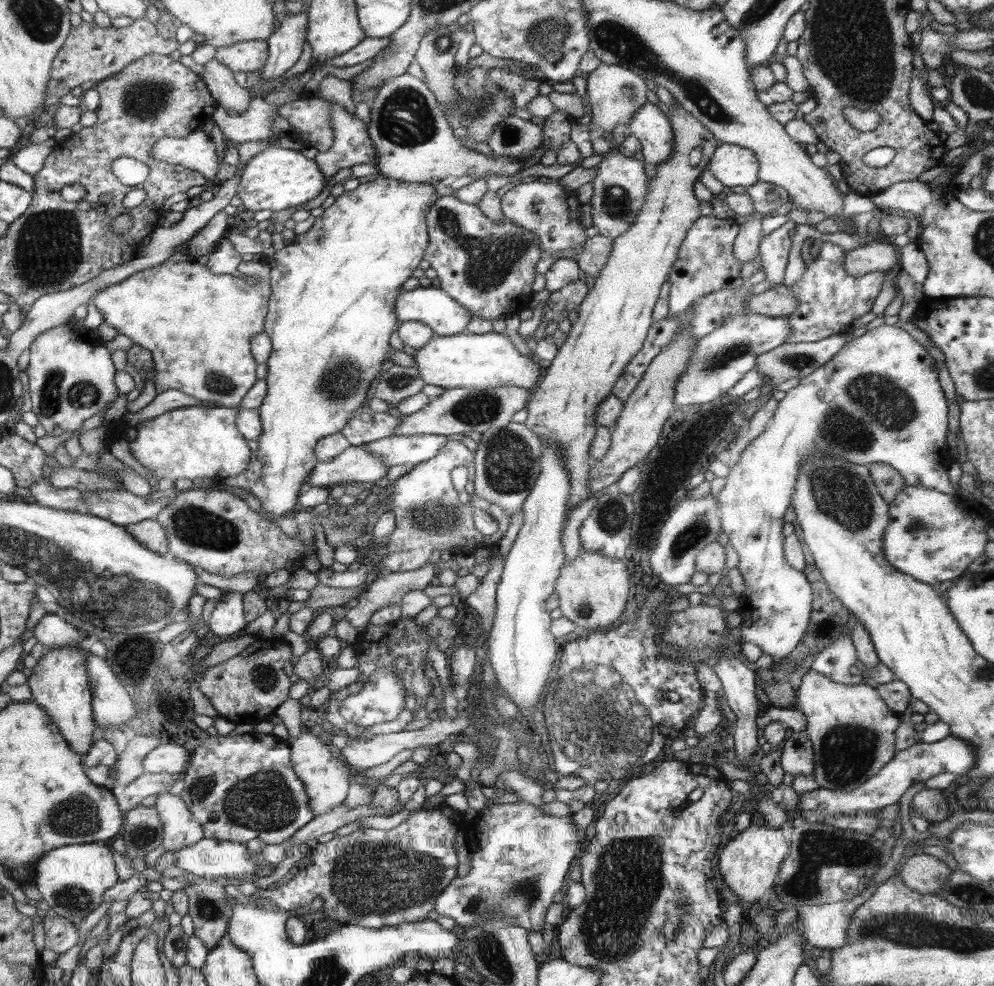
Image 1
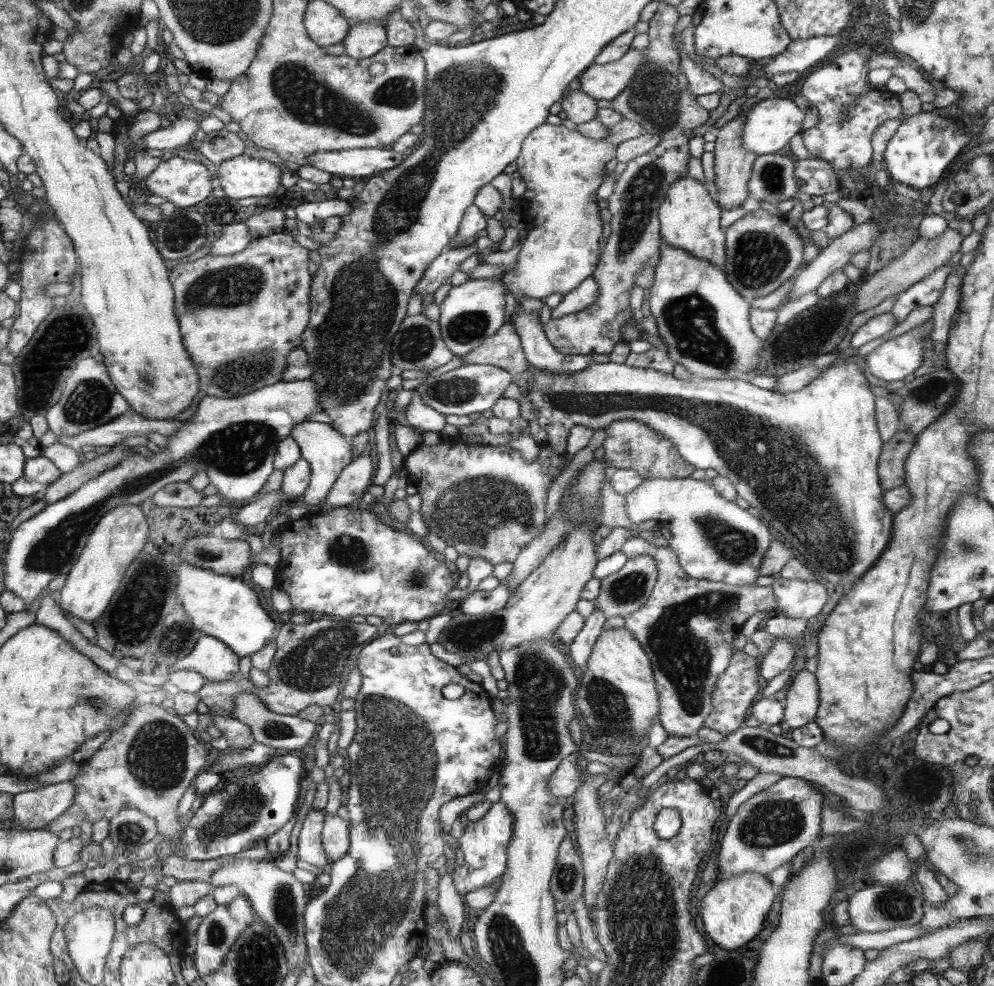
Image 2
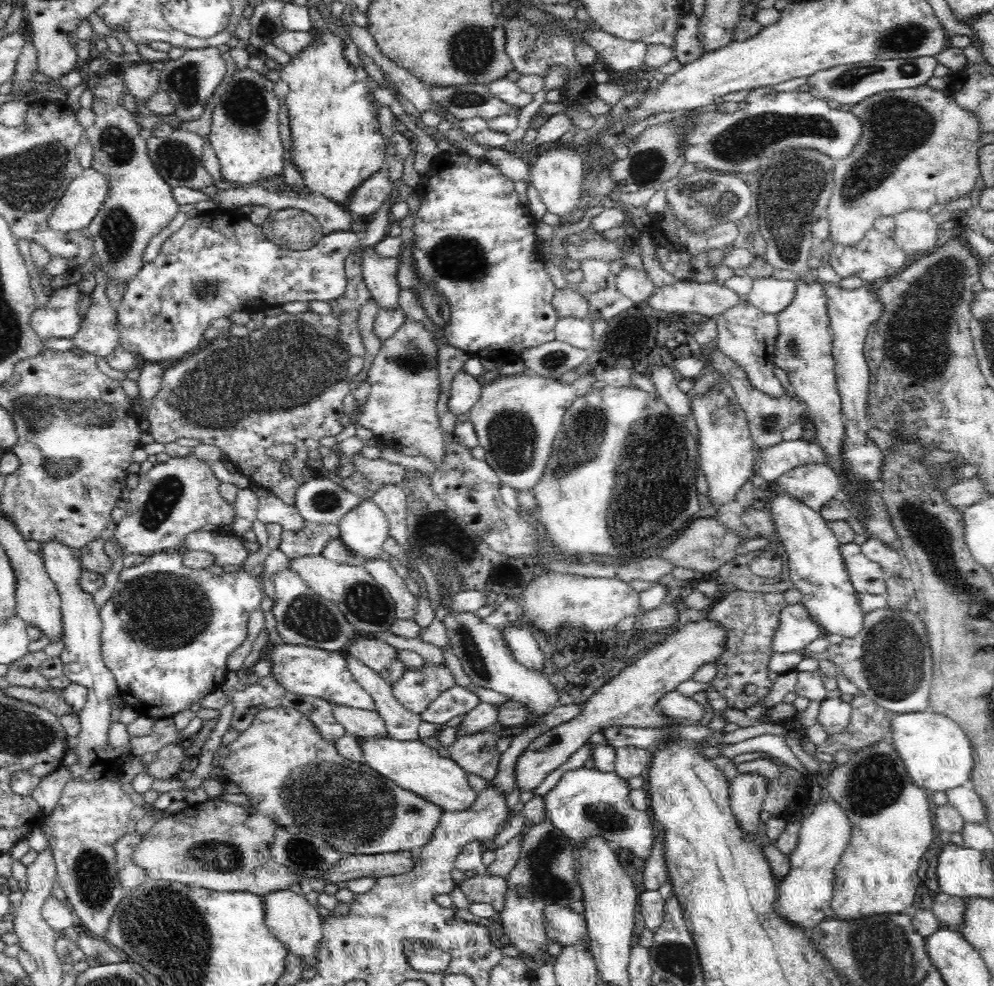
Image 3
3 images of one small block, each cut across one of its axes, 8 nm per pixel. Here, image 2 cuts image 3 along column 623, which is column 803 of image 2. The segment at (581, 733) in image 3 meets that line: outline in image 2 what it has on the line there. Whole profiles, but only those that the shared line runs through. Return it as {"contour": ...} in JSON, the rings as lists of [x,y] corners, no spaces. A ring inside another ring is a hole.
{"contour":[[[800,670],[790,681],[790,688],[782,700],[784,726],[800,728],[815,721],[820,706],[820,685],[814,673]]]}

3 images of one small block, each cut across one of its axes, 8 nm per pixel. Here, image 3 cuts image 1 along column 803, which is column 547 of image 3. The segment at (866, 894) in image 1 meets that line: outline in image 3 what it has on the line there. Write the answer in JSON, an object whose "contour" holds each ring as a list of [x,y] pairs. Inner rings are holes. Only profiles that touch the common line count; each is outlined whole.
{"contour":[[[559,904],[544,906],[544,920],[547,923],[548,942],[559,942],[563,947],[582,941],[589,951],[589,936],[585,916],[574,909]]]}

